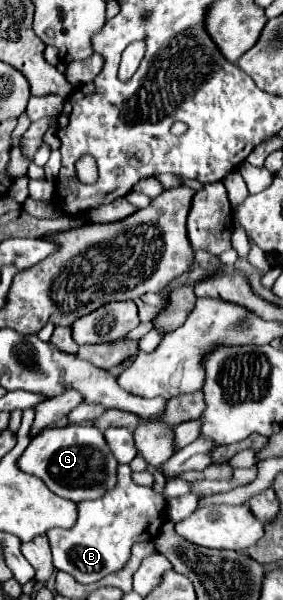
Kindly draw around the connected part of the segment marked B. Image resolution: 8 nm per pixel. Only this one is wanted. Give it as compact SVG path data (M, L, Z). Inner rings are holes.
M119 466L119 482L109 494L79 502L79 518L73 530L49 530L47 538L53 552L53 564L57 570L71 574L81 584L93 584L103 576L121 570L131 558L131 546L141 540L141 536L157 534L165 522L167 500L153 488L139 486L131 478L131 466ZM157 520L157 528L151 528L151 522Z

